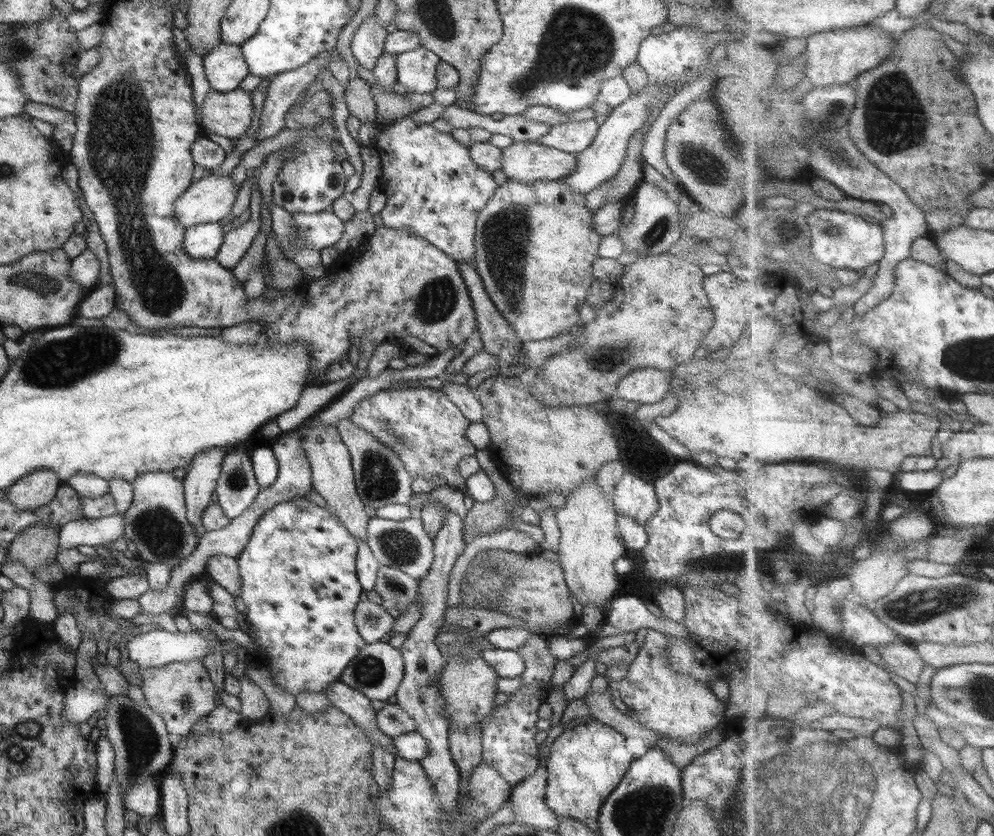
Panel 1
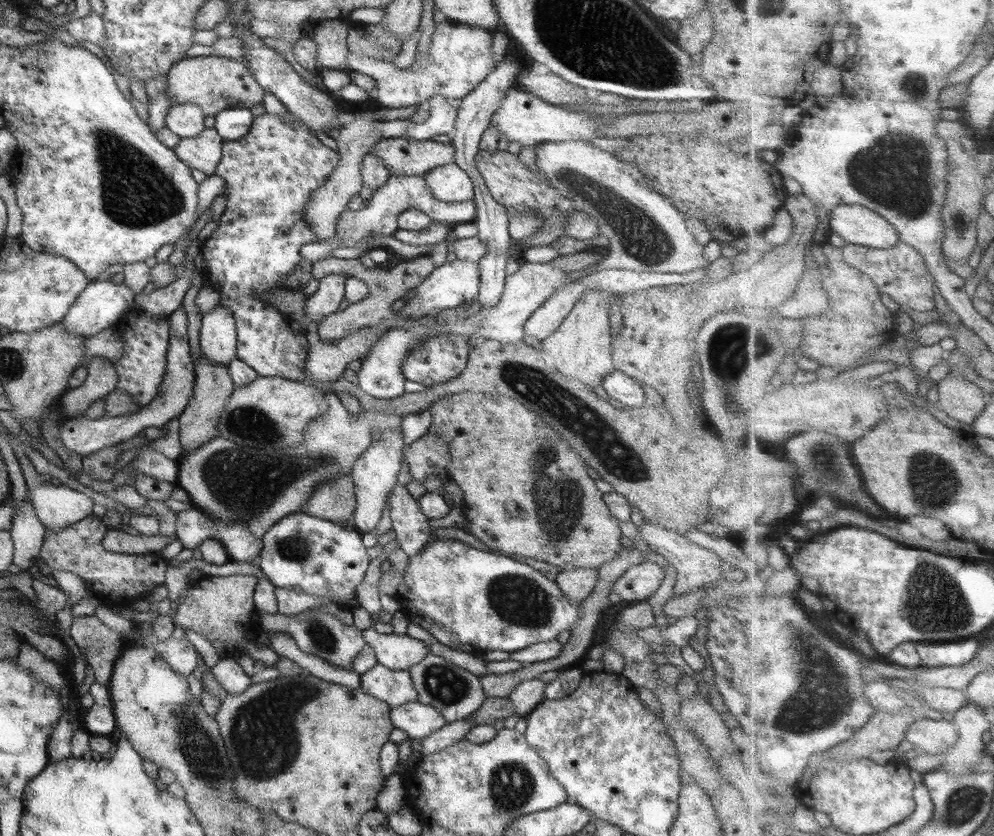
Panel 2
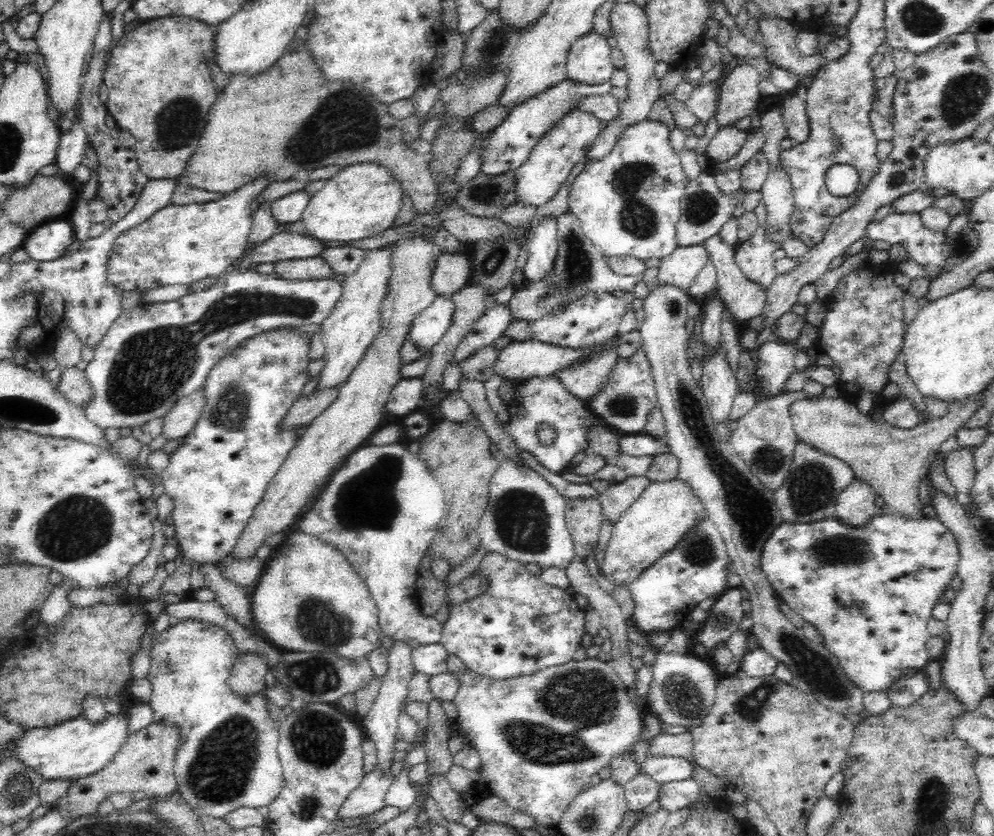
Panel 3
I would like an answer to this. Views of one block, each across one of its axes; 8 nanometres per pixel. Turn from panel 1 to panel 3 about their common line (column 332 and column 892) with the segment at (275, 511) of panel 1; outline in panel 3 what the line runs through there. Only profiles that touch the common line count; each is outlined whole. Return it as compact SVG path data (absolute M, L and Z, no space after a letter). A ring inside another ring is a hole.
M883 508L862 528L848 526L839 522L835 516L828 516L822 520L814 520L814 522L782 522L764 542L760 556L760 569L775 589L776 596L782 598L781 602L788 604L796 614L804 618L805 622L809 622L820 631L820 634L824 636L823 645L838 659L855 686L866 693L886 692L898 678L908 672L908 669L923 671L926 664L931 661L926 646L928 637L930 637L927 624L932 618L932 609L938 604L938 598L942 596L954 575L957 574L958 561L959 546L956 537L937 517L904 518Z

